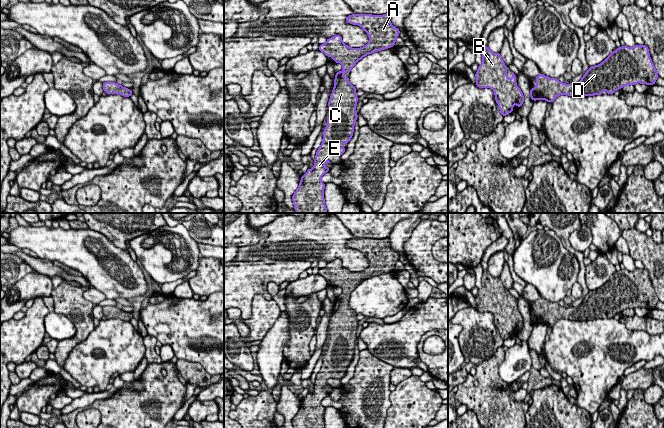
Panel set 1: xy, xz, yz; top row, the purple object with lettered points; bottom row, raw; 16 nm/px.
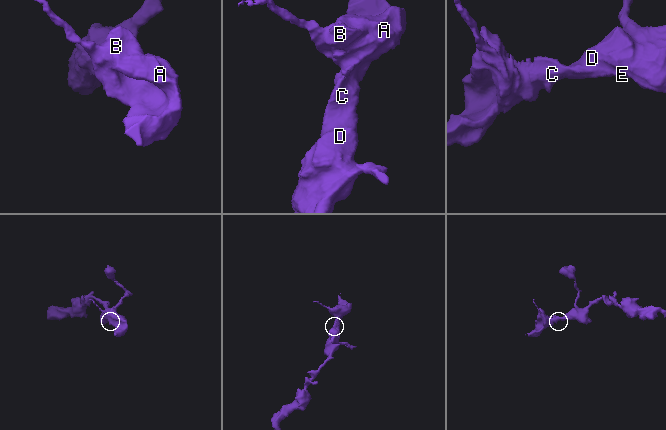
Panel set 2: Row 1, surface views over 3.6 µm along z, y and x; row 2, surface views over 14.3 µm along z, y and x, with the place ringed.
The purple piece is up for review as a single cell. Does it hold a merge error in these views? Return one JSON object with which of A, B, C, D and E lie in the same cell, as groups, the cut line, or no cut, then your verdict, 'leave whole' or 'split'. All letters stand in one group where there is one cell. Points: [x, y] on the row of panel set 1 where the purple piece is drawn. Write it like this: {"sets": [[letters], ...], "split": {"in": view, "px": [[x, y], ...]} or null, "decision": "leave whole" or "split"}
{"sets": [["A", "B", "C", "D", "E"]], "split": null, "decision": "leave whole"}

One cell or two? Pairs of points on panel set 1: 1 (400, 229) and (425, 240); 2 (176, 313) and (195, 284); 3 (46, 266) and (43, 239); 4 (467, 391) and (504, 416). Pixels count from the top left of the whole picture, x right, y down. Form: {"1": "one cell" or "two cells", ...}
{"1": "two cells", "2": "two cells", "3": "two cells", "4": "one cell"}

